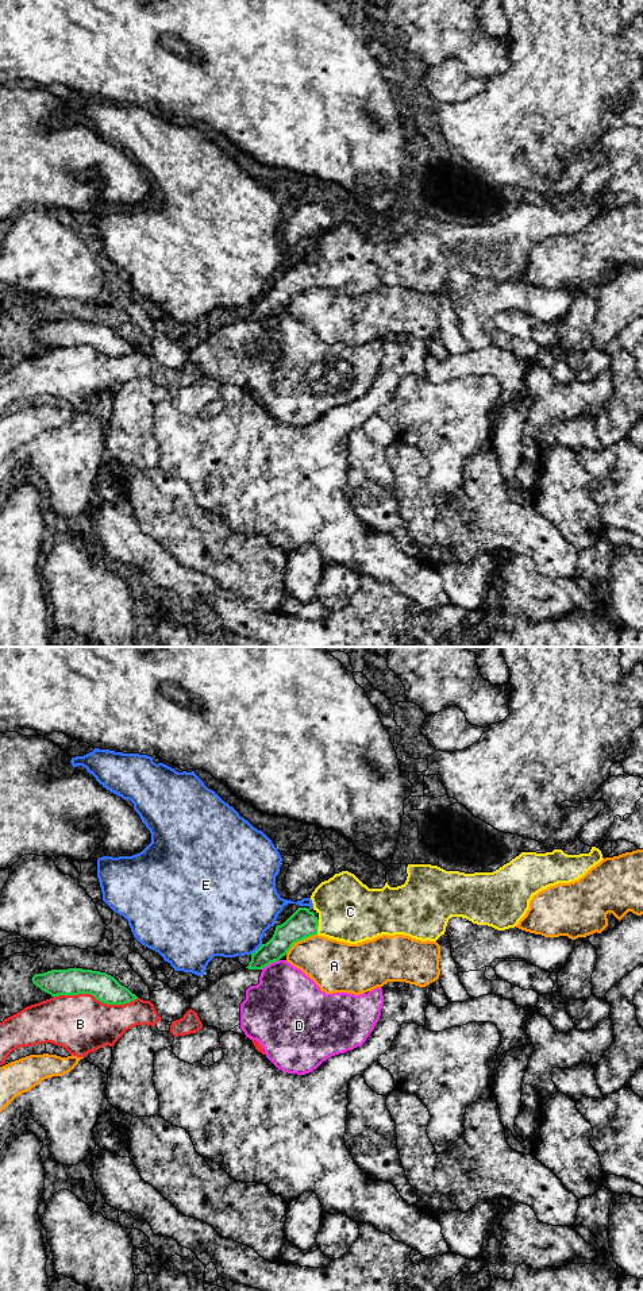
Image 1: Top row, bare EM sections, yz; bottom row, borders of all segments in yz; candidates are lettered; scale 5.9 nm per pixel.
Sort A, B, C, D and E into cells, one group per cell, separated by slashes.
A / B / C / D / E

